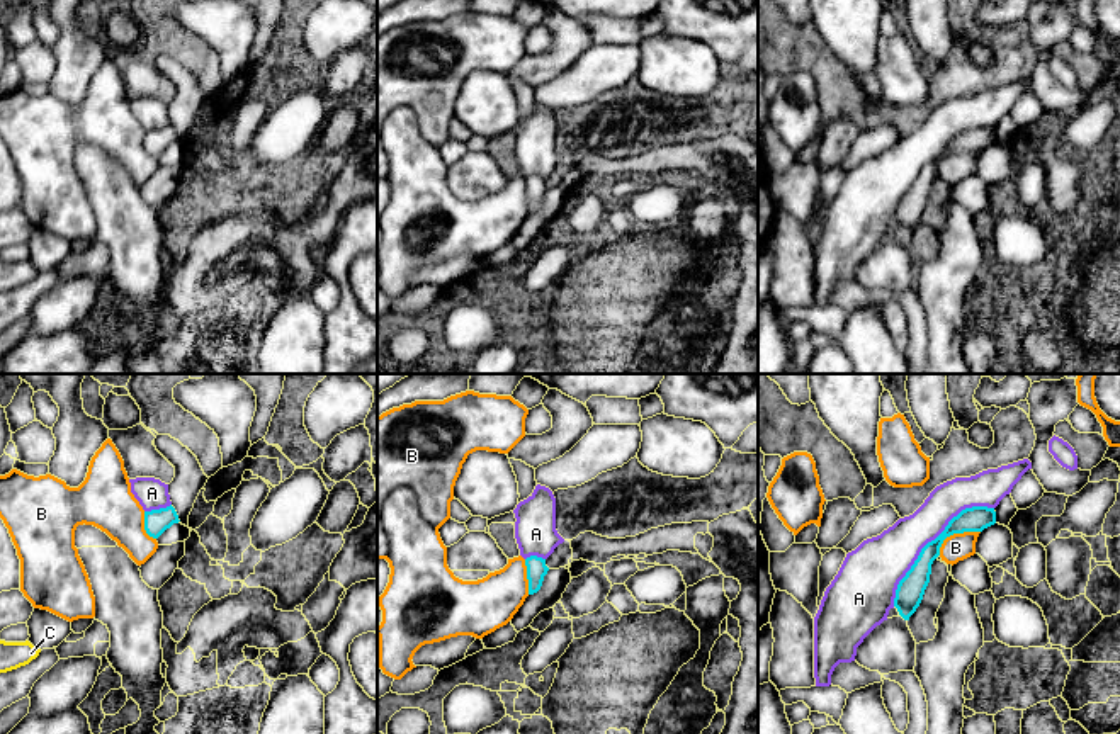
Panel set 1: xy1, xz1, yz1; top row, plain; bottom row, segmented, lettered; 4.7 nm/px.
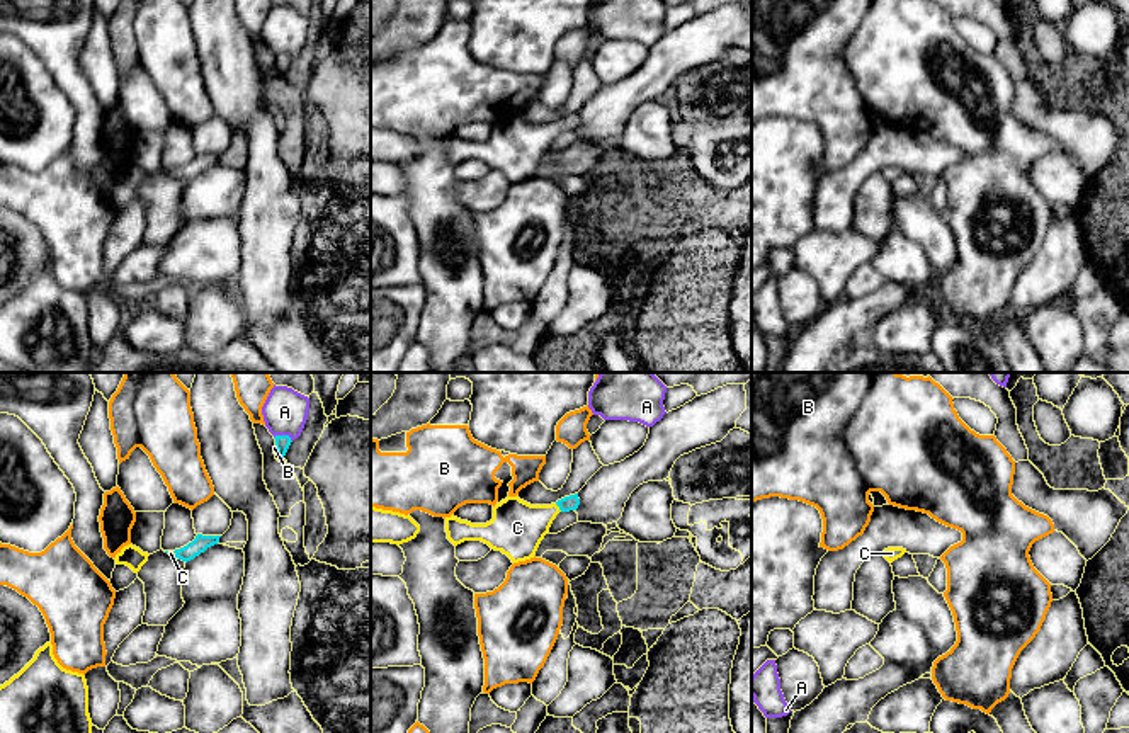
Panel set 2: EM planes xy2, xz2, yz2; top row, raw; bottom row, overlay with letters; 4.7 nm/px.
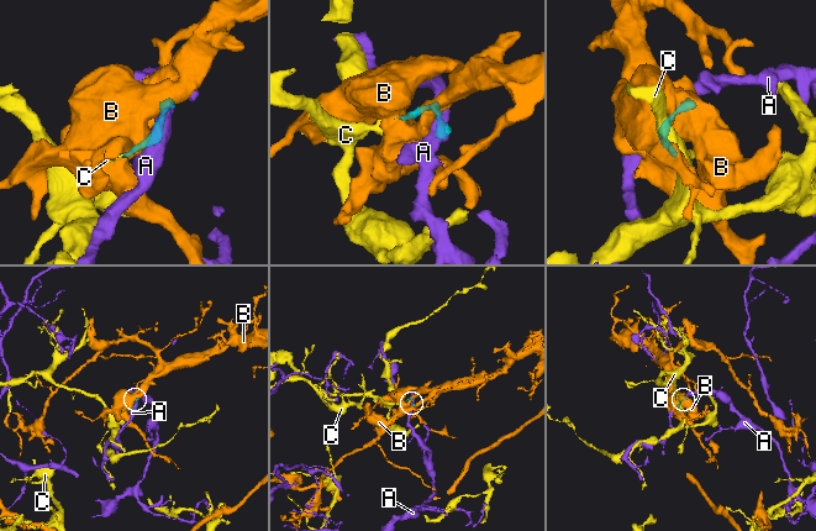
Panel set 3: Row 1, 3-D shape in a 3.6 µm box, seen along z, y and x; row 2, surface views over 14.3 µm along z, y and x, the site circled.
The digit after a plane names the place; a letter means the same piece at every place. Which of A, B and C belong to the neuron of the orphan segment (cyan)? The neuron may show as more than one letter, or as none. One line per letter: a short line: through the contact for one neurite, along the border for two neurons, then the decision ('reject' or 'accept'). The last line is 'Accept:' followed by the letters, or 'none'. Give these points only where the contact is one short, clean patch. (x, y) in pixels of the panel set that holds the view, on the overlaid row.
A: reject
B: line yz1 (979, 530), (950, 534), (938, 554); reject
C: line xz2 (572, 502), (558, 505), (533, 522), (517, 528); accept
Accept: C

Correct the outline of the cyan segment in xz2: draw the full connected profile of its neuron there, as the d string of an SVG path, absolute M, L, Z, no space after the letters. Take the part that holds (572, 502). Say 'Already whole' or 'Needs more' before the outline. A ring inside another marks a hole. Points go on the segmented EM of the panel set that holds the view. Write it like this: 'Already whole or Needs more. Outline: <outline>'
Needs more. Outline: M578 493L551 505L530 505L519 497L507 497L493 507L490 522L471 524L451 515L445 517L445 532L454 546L464 541L481 541L507 554L512 563L519 563L534 558L559 512L576 510L578 505Z

